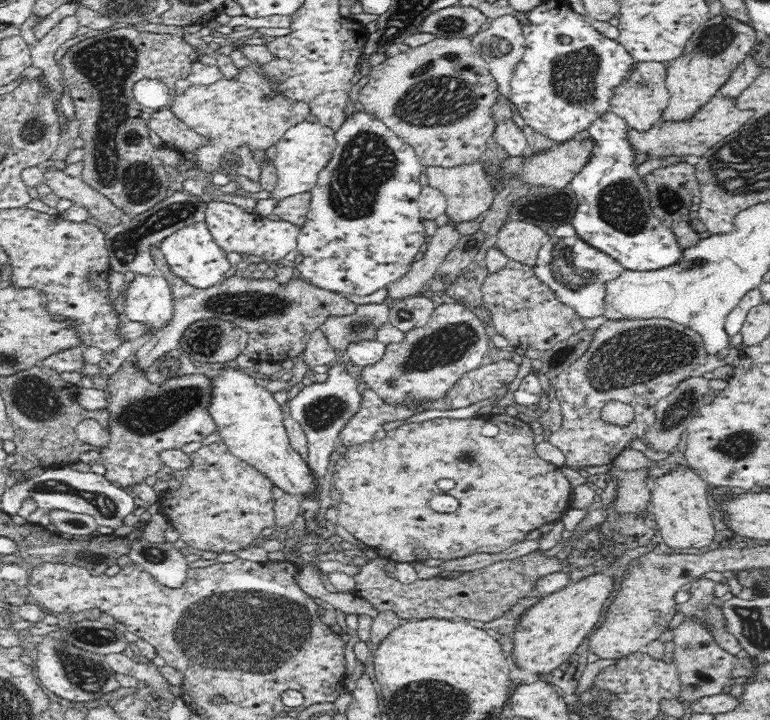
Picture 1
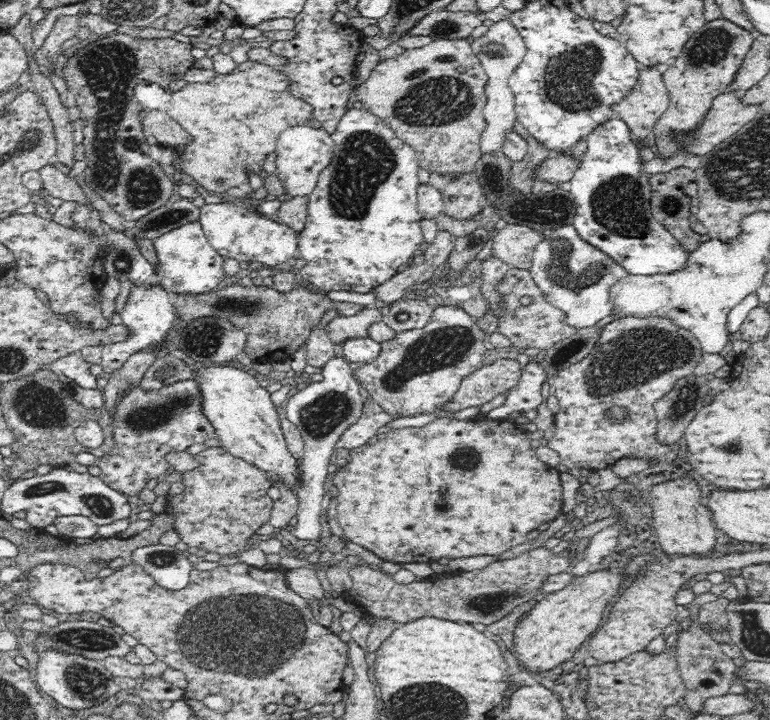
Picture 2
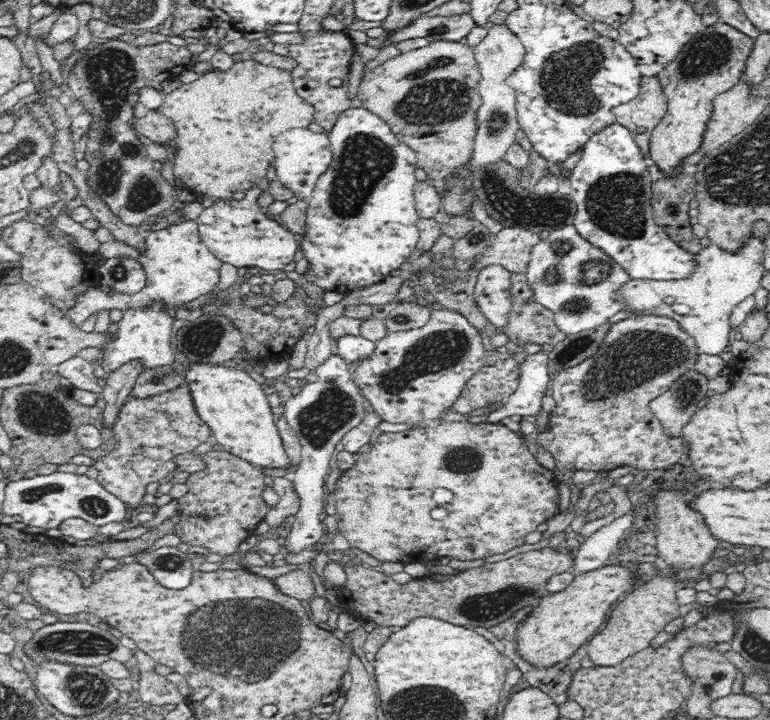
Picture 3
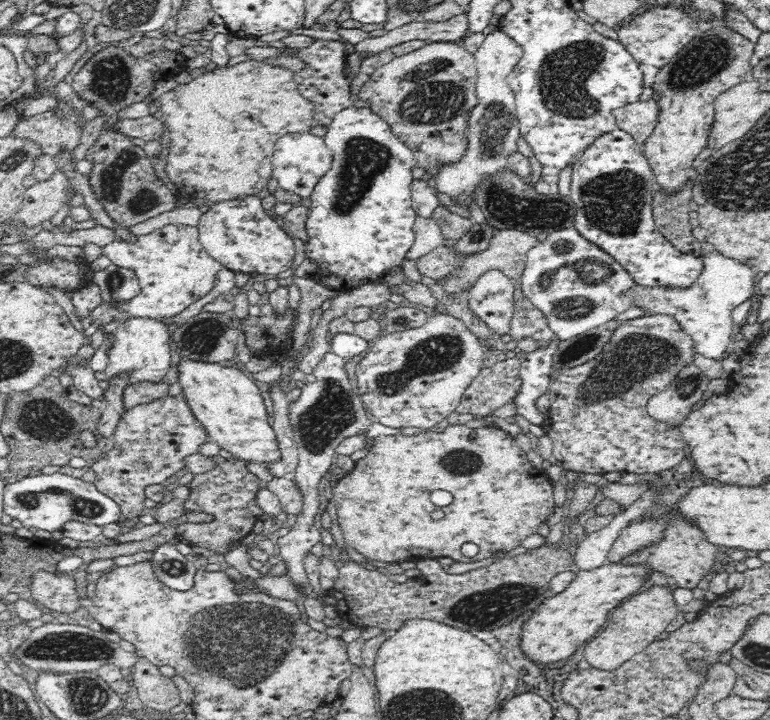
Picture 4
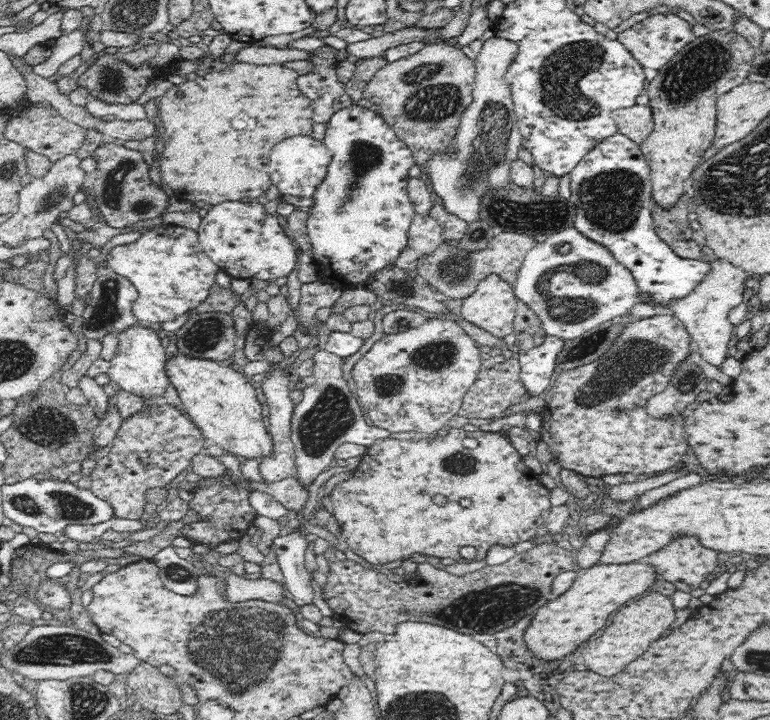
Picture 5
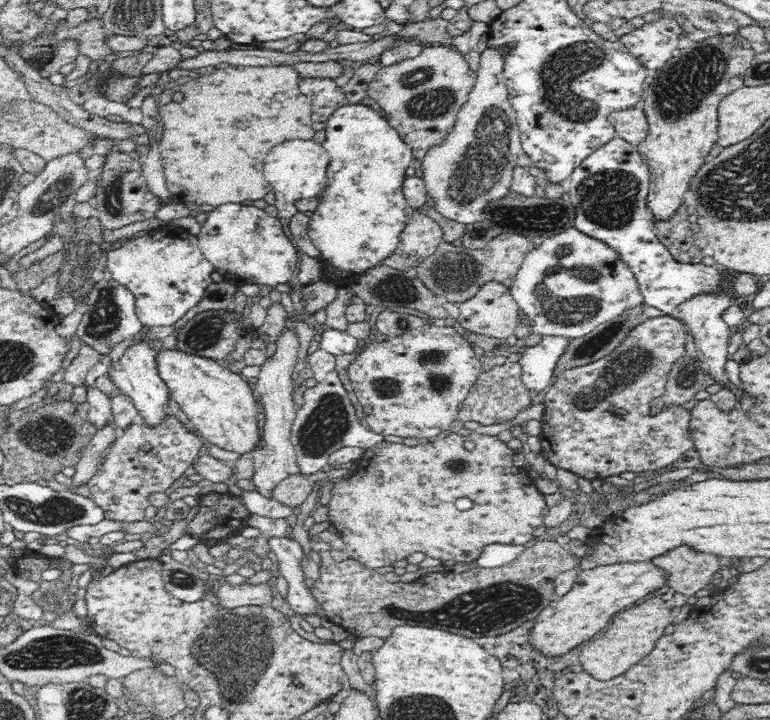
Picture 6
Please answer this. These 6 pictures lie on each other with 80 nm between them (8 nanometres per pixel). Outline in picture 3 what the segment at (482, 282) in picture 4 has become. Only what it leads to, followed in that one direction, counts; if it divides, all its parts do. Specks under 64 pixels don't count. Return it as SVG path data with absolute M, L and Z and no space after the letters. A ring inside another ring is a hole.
M502 265L485 266L473 290L477 307L498 332L509 323L512 312L511 275Z

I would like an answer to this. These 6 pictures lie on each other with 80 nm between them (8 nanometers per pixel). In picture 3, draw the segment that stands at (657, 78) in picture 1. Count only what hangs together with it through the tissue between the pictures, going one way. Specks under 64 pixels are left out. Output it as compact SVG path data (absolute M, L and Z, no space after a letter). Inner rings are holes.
M642 77L640 96L613 109L617 123L632 133L646 157L652 131L666 114L666 100L665 92L656 77Z

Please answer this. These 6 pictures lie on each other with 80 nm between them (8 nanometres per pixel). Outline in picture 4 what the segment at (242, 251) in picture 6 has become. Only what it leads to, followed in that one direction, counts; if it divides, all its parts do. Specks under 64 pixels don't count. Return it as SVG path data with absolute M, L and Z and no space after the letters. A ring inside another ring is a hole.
M257 195L245 200L225 200L210 204L209 210L198 223L199 242L204 250L216 261L235 273L265 274L276 276L286 272L294 260L294 242L278 225L272 215L262 209Z

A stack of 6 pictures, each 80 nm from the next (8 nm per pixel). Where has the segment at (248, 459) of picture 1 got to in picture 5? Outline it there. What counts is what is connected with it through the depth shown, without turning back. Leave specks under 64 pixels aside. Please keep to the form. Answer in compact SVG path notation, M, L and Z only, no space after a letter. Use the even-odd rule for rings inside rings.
M180 353L166 356L164 371L166 371L169 384L176 389L186 415L201 430L208 444L224 448L226 453L243 460L249 458L258 460L272 455L273 441L270 434L266 431L266 426L264 426L262 405L256 398L255 386L252 385L244 373L238 373L232 367L221 366L219 361L194 358Z

